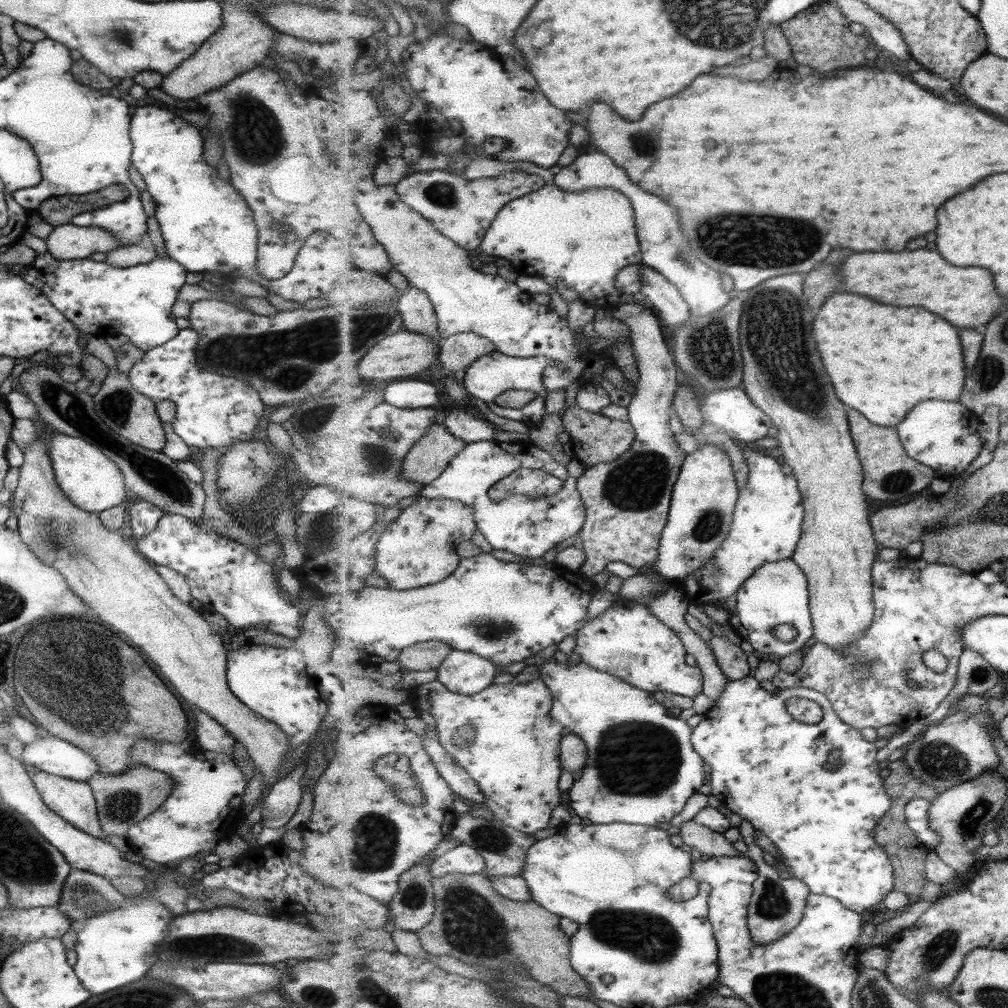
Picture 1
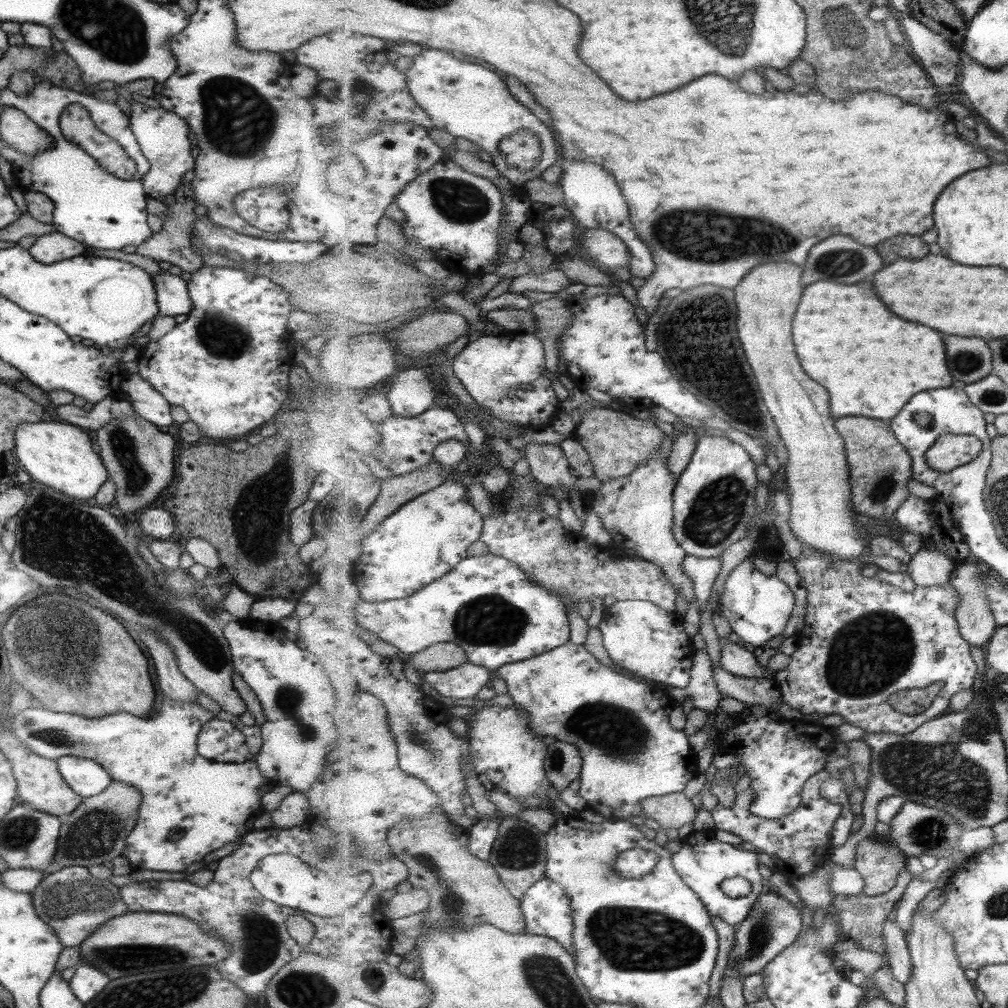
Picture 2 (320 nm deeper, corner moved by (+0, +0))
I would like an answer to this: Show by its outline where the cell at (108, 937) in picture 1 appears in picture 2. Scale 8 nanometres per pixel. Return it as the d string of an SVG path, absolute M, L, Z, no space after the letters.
M84 960L77 963L76 966L75 973L68 982L68 987L73 996L79 1002L85 1004L109 982L109 978Z

